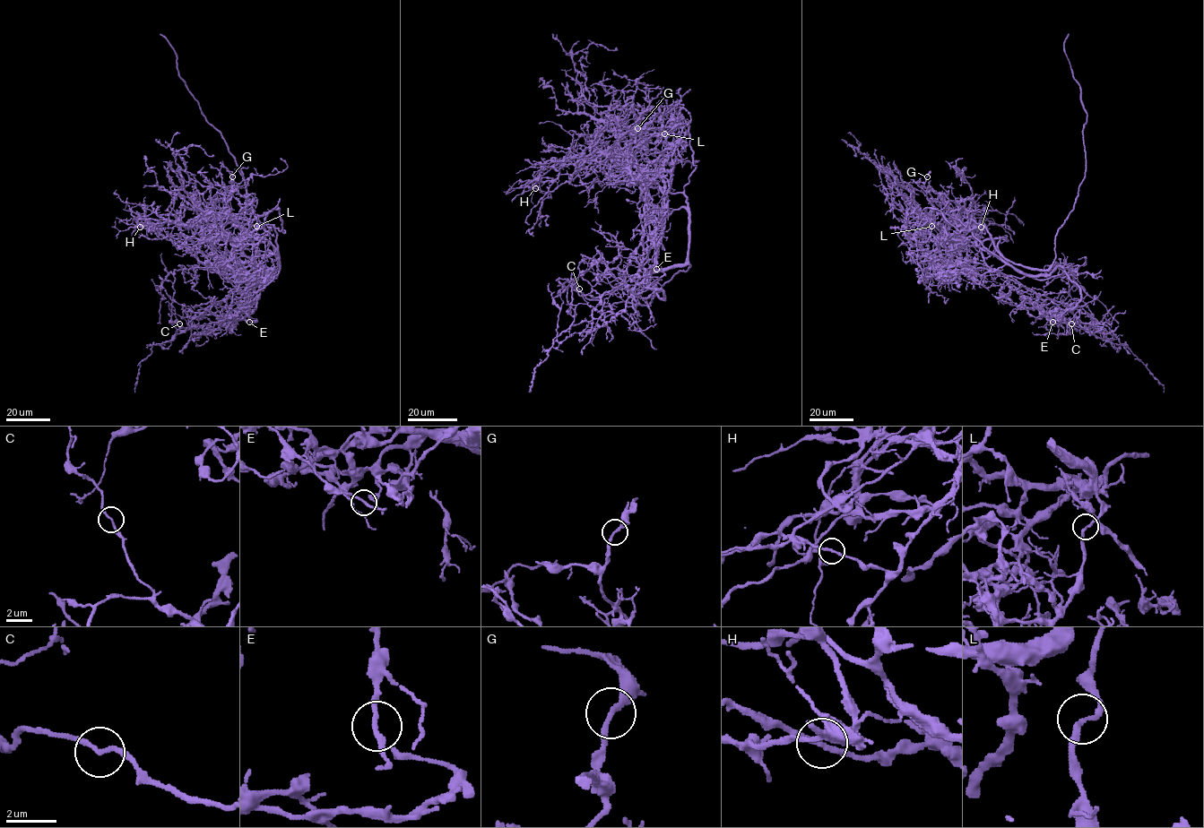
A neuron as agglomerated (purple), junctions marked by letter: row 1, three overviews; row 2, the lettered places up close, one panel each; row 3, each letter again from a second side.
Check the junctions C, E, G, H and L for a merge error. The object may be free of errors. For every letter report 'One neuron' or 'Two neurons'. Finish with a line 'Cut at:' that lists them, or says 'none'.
C: One neuron
E: One neuron
G: One neuron
H: One neuron
L: Two neurons
Cut at: L

